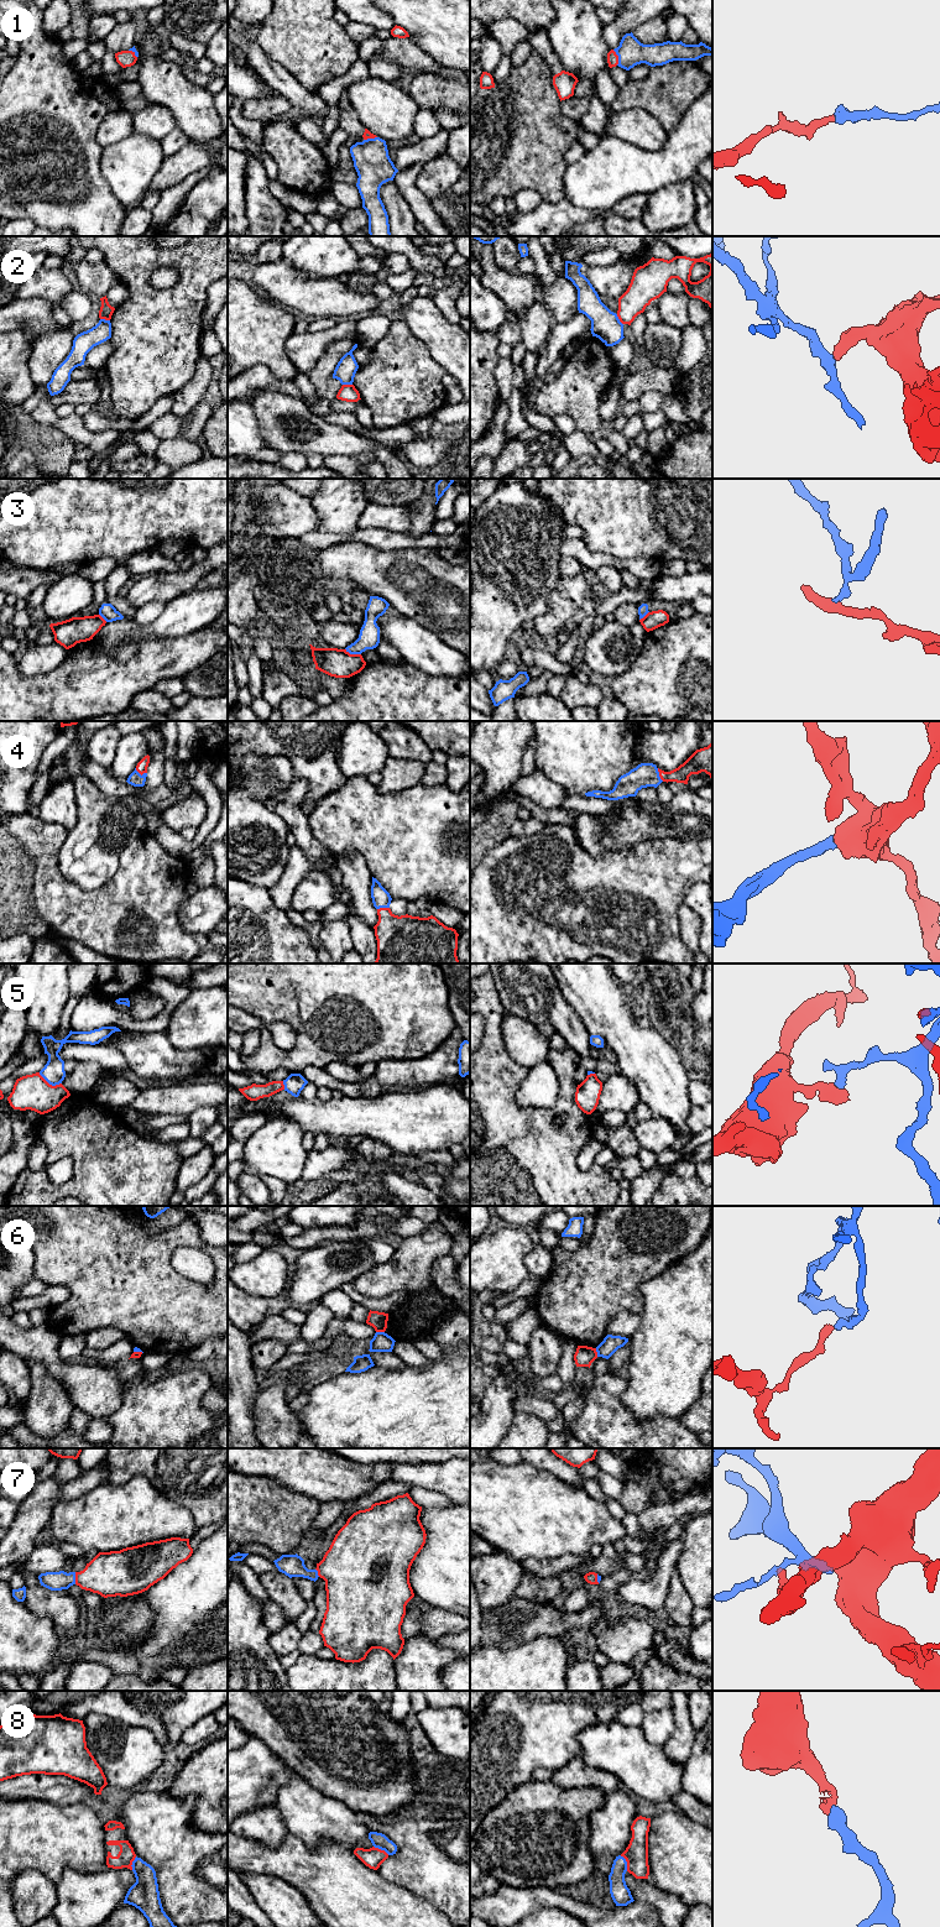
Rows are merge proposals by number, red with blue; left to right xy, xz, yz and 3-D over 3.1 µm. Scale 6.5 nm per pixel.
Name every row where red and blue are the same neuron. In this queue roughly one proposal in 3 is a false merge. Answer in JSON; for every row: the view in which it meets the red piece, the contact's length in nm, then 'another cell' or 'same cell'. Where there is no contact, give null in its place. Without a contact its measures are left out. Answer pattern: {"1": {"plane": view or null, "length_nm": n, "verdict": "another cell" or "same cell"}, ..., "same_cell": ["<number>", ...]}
{"1": {"plane": "yz", "length_nm": 110, "verdict": "same cell"}, "2": {"plane": "yz", "length_nm": 80, "verdict": "another cell"}, "3": {"plane": "xz", "length_nm": 110, "verdict": "another cell"}, "4": {"plane": "yz", "length_nm": 100, "verdict": "same cell"}, "5": {"plane": "xy", "length_nm": 170, "verdict": "another cell"}, "6": {"plane": "xz", "length_nm": 60, "verdict": "another cell"}, "7": {"plane": "xy", "length_nm": 80, "verdict": "same cell"}, "8": {"plane": "yz", "length_nm": 120, "verdict": "same cell"}, "same_cell": ["1", "4", "7", "8"]}

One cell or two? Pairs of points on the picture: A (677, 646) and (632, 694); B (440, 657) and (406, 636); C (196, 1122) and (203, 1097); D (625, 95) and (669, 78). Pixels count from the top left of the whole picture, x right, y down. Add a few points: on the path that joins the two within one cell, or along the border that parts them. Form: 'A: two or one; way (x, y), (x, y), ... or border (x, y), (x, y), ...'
A: one; way (670, 658), (645, 684)
B: one; way (432, 653), (414, 642)
C: two; border (214, 1107), (198, 1107), (189, 1116)
D: one; way (636, 94), (647, 94), (658, 83)

